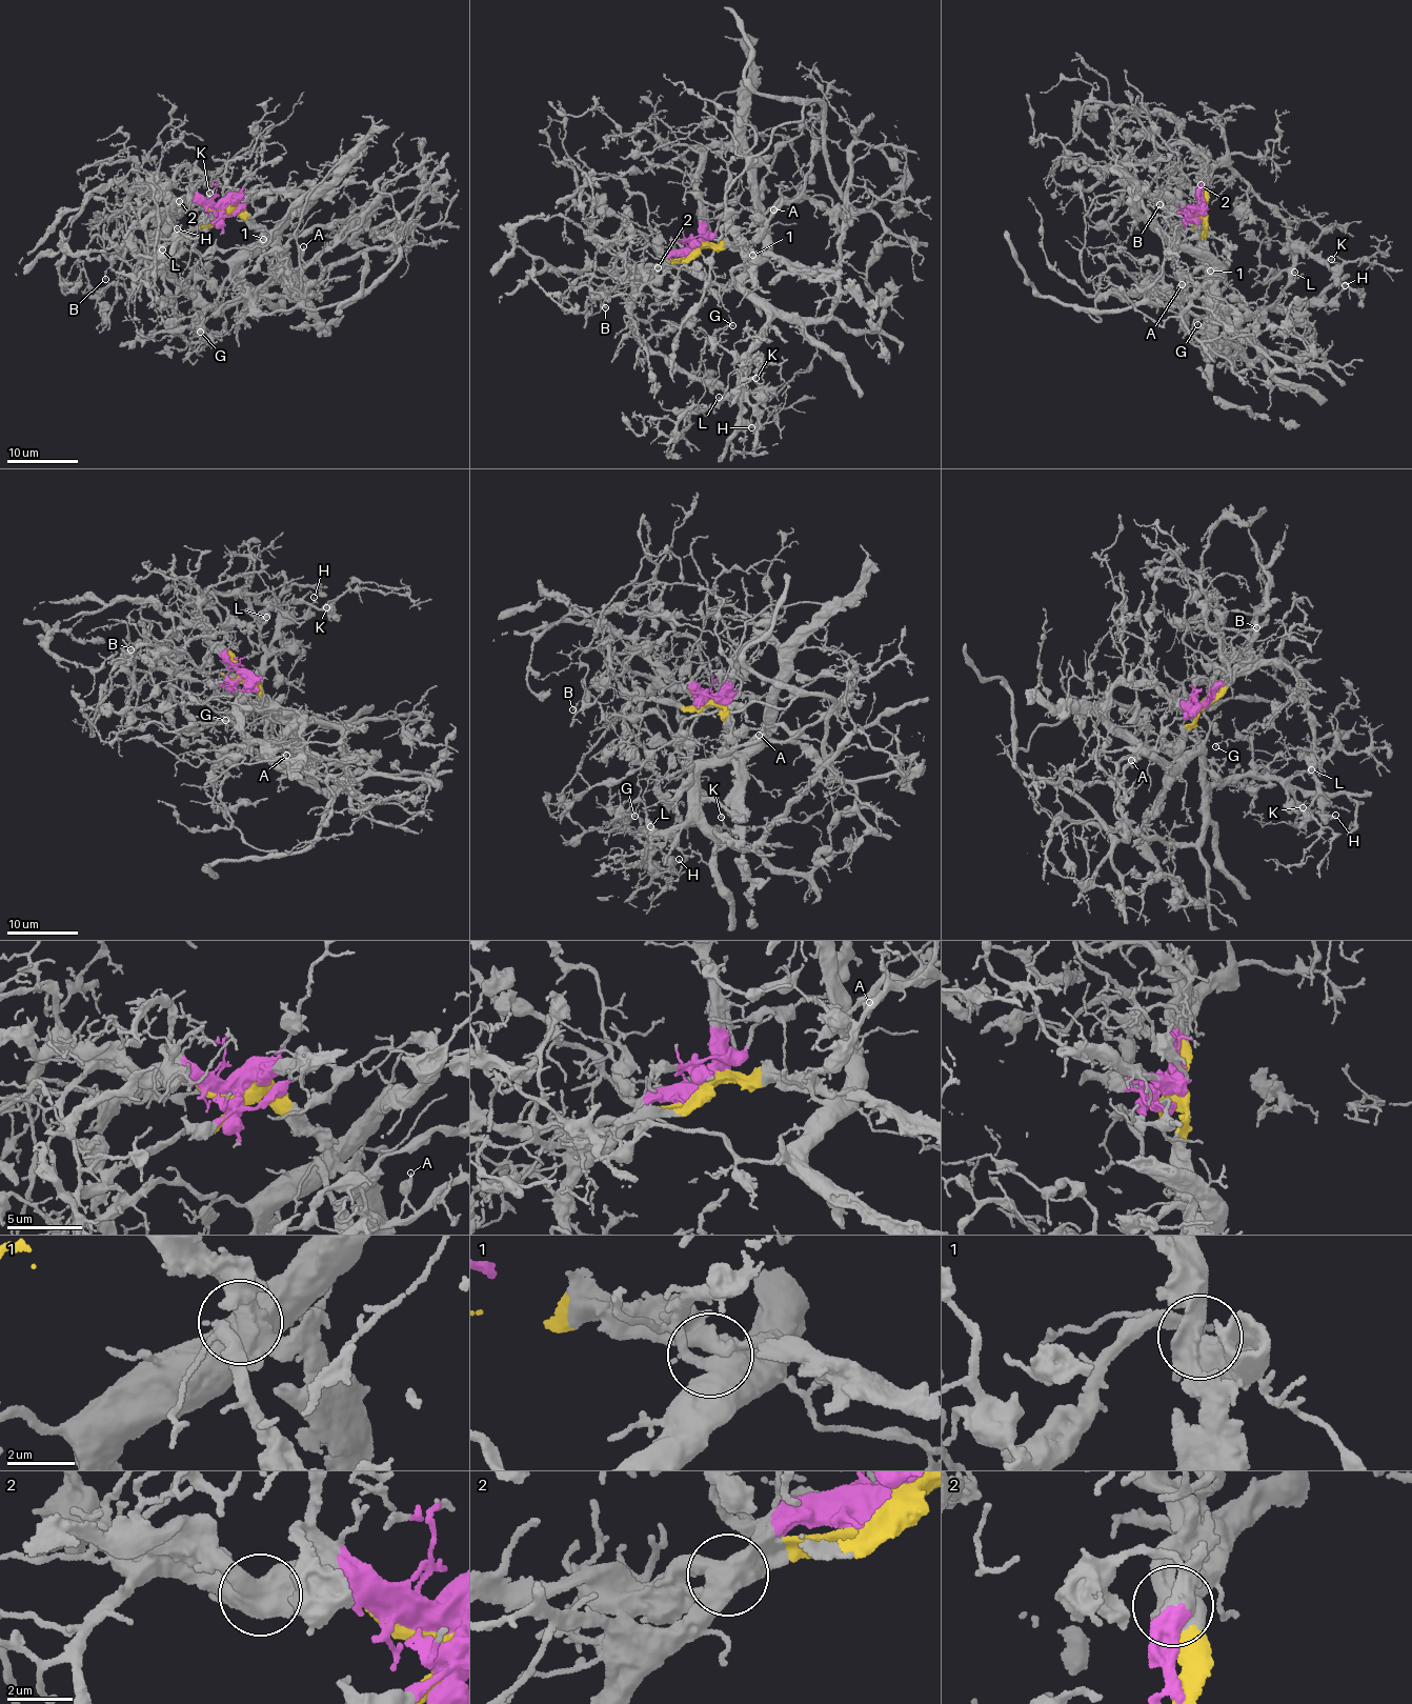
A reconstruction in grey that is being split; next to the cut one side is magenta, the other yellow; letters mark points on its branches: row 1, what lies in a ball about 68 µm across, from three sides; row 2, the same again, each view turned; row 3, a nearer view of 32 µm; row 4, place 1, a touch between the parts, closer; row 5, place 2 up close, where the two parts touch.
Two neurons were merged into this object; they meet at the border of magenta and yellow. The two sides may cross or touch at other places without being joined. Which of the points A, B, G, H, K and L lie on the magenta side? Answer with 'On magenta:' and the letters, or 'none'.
On magenta: A, B, G, H, K, L

